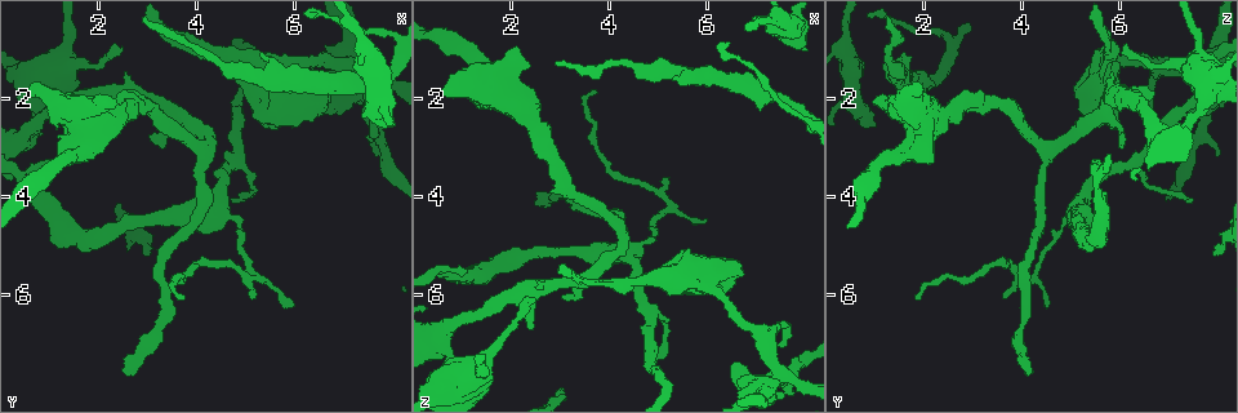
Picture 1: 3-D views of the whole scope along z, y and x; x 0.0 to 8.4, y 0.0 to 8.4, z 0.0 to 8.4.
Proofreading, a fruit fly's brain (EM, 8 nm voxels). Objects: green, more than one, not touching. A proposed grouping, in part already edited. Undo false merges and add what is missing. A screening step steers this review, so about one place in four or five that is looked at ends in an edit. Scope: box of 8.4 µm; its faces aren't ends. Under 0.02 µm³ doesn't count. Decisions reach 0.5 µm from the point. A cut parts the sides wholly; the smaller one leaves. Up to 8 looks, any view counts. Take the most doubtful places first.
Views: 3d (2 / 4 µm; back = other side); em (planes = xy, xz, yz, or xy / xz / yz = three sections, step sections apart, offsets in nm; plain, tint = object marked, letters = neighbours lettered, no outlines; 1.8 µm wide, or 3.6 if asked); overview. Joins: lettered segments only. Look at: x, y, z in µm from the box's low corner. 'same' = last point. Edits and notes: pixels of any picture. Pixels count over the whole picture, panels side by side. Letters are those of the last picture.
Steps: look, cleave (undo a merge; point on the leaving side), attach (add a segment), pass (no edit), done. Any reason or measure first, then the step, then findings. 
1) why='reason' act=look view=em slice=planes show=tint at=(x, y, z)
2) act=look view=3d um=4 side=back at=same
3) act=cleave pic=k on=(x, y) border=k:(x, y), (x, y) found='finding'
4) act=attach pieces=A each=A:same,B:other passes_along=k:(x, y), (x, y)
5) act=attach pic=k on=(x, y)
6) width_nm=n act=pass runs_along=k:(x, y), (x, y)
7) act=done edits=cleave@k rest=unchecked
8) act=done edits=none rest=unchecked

why='an open end' act=look view=3d um=2 at=(2.55, 7.60, 4.10)

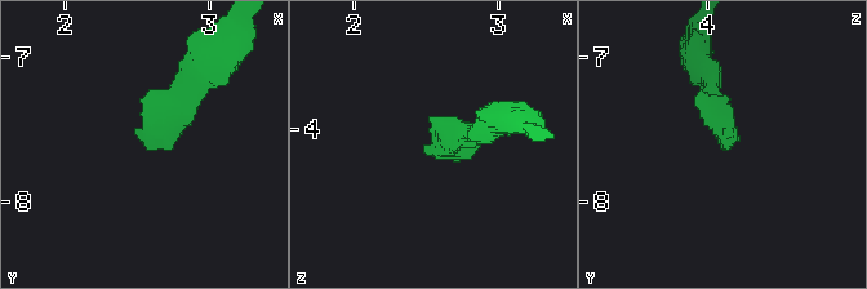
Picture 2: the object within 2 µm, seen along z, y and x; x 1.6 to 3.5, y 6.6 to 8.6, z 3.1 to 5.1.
why='need the tissue' act=look view=em slice=planes show=tint at=(2.56, 7.62, 4.10)

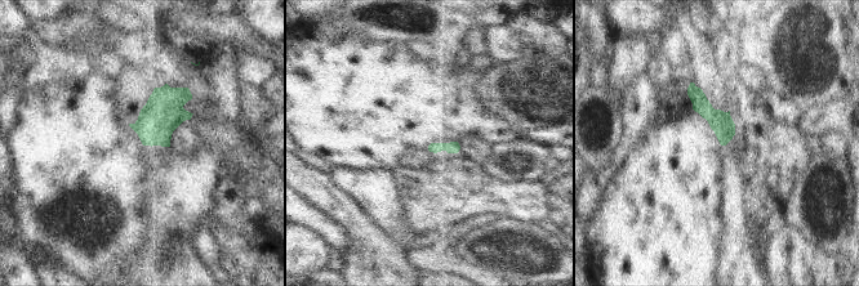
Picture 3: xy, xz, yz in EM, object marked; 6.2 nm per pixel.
why='what lies round it' act=look view=em slice=planes show=letters at=same

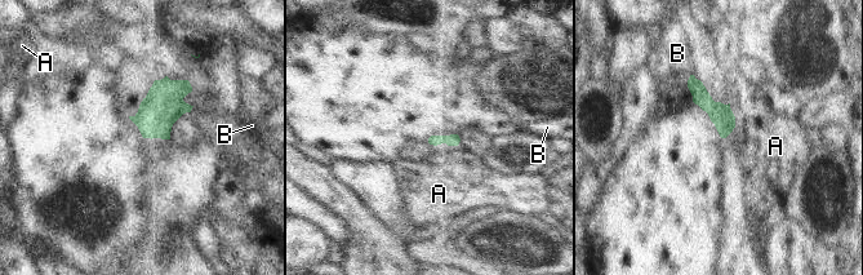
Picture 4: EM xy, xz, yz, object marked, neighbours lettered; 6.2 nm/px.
longest_contact=A:160nm act=pass each=A:other,B:other border=4:(729, 103), (735, 127) found='no lettered segment goes on from it'

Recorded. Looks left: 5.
why='abrupt turn' act=look view=3d um=4 at=(7.80, 0.65, 2.35)

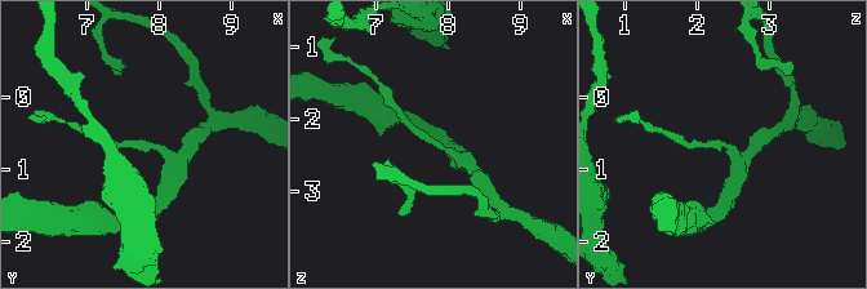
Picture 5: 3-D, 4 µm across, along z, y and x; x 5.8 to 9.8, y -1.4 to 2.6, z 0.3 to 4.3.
why='now the EM' act=look view=em slice=planes show=plain at=(7.85, 0.65, 2.35)

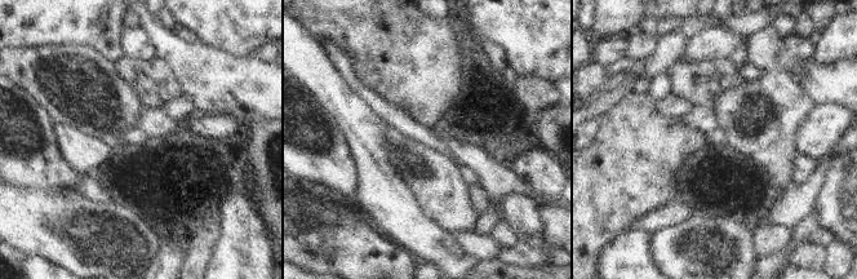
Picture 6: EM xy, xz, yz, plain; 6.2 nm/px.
act=look view=em slice=planes show=letters at=same

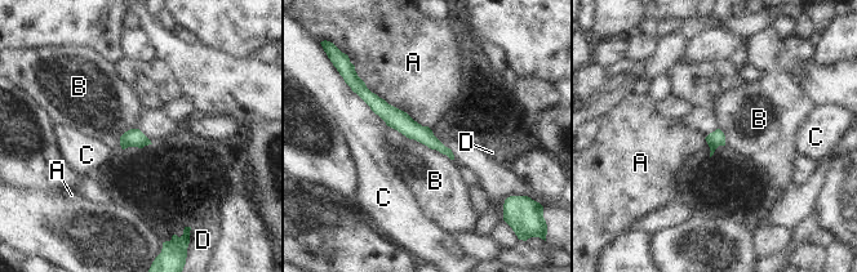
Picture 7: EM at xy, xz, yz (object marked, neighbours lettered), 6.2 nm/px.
longest_contact=A:550nm act=pass each=A:other,B:other,C:other,D:other runs_along=7:(364, 94), (390, 115), (447, 151) found='continuous, no second cell'

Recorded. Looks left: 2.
act=done edits=none rest=unchecked

